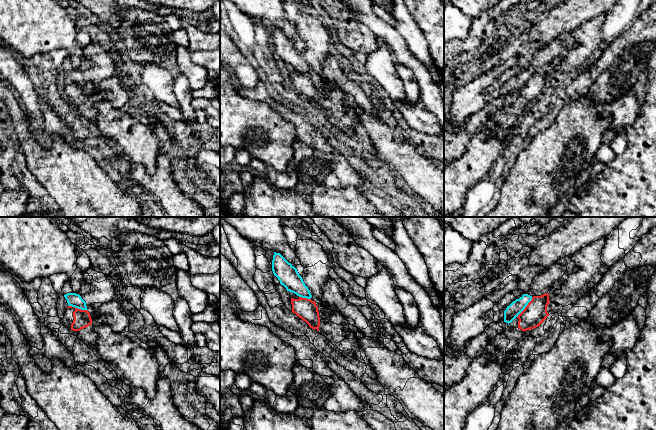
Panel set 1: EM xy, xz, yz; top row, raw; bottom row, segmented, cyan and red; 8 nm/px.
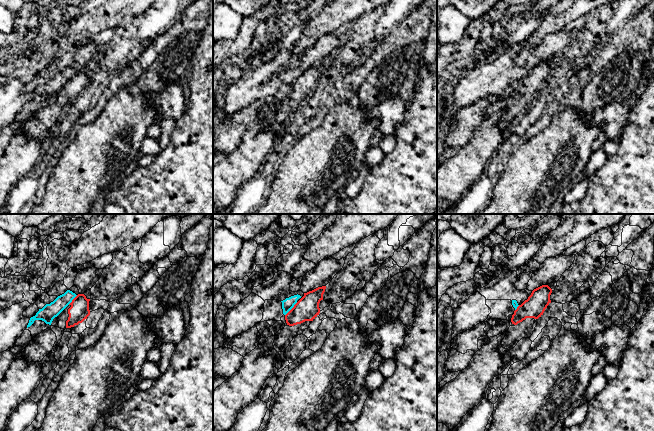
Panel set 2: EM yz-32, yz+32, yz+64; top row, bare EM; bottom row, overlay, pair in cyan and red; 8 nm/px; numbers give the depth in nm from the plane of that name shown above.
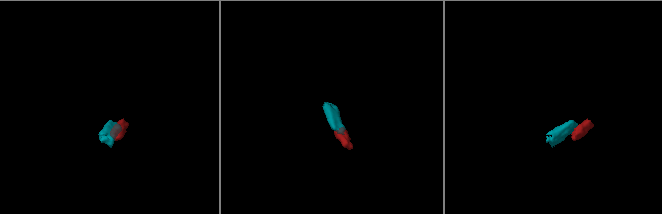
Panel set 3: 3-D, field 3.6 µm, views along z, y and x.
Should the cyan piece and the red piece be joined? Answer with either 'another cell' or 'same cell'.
another cell

